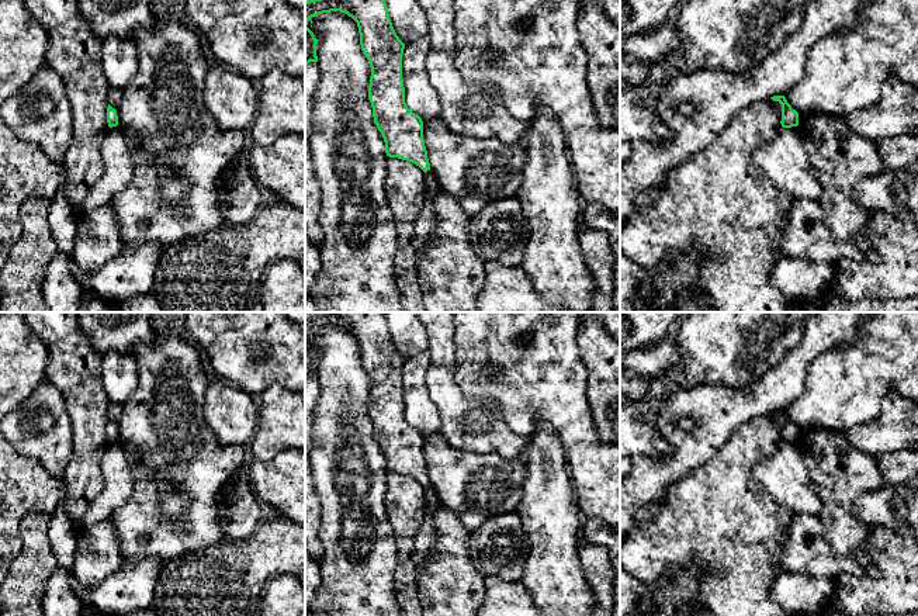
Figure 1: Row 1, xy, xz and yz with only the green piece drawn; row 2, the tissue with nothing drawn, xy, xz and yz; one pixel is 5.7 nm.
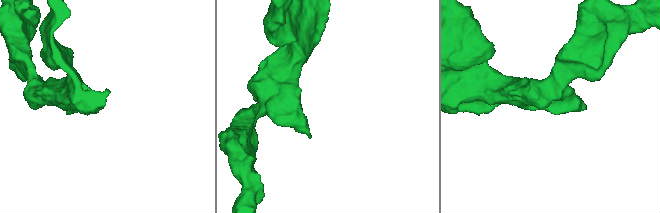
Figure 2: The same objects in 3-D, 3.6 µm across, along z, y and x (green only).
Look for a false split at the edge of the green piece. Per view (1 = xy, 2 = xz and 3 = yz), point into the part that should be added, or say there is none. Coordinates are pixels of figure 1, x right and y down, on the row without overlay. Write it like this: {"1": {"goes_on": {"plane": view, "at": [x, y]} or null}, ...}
{"1": {"goes_on": null}, "2": {"goes_on": null}, "3": {"goes_on": null}}

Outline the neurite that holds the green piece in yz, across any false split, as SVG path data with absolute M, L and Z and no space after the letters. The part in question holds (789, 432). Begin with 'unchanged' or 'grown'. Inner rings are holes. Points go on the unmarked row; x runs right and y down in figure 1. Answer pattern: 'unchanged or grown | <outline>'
unchanged | M773 411L770 412L773 416L779 416L782 419L782 442L791 443L799 440L799 428L791 423L784 411Z

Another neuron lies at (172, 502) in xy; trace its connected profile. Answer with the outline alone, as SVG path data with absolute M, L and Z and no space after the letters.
M166 474L157 475L157 484L162 492L163 512L180 515L188 508L190 499L173 489L172 480Z

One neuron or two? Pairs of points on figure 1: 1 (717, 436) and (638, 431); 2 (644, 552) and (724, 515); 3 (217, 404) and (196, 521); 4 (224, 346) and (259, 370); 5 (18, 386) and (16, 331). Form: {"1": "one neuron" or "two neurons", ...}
{"1": "two neurons", "2": "one neuron", "3": "two neurons", "4": "one neuron", "5": "one neuron"}

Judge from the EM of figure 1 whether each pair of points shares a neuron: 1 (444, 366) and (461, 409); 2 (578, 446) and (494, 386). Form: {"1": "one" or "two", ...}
{"1": "one", "2": "one"}

